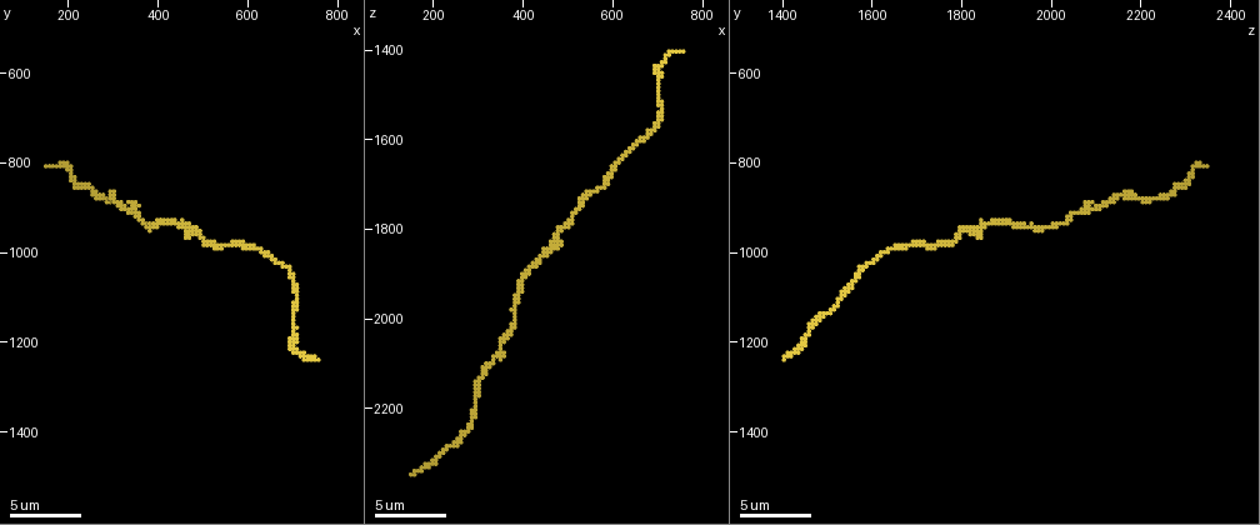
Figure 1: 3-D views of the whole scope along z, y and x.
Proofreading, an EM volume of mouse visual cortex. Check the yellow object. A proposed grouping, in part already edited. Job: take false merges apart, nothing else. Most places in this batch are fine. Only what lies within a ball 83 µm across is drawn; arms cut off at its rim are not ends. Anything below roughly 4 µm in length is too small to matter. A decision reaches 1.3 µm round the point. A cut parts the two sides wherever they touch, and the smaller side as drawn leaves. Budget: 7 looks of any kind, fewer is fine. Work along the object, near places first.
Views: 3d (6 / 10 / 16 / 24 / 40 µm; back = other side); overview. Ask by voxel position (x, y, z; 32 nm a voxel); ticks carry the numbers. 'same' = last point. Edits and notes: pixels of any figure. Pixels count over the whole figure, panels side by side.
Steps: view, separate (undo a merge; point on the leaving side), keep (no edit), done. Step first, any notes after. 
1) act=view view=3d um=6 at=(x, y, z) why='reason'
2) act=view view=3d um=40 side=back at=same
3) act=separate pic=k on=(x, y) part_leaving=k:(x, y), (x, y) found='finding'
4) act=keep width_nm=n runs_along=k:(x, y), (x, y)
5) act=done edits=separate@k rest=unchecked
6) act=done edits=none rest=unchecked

act=view view=3d um=10 at=(705, 1160, 1475) why='calibre changes'

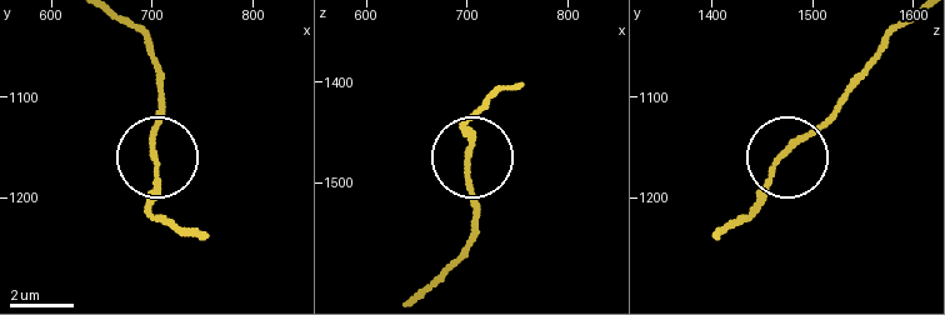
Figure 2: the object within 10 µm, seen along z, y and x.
act=view view=3d um=10 side=back at=(704, 1158, 1470)

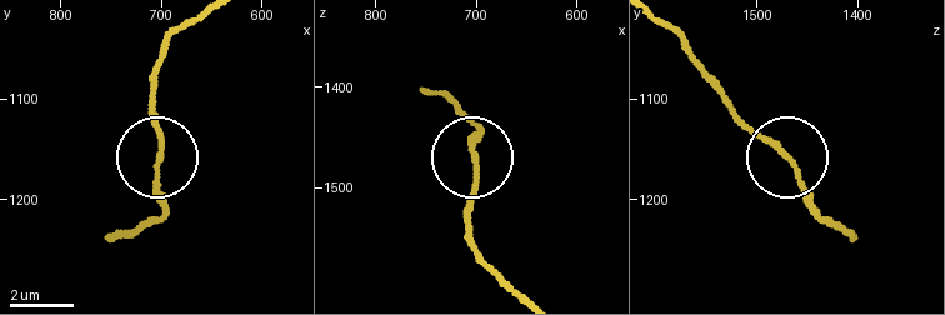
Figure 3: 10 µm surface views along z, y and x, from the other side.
act=keep runs_along=3:(655, 21), (676, 38), (709, 86), (781, 151), (826, 221) found='all the same neuron'

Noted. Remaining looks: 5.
act=view view=3d um=16 at=(490, 950, 1795)

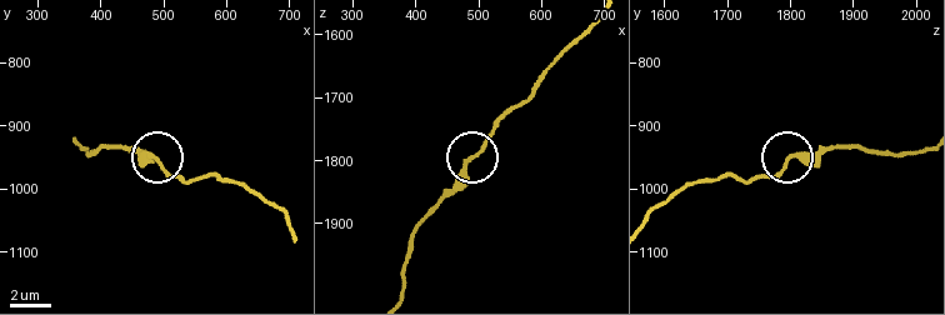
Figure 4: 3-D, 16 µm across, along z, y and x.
act=view view=3d um=16 side=back at=(490, 955, 1795)

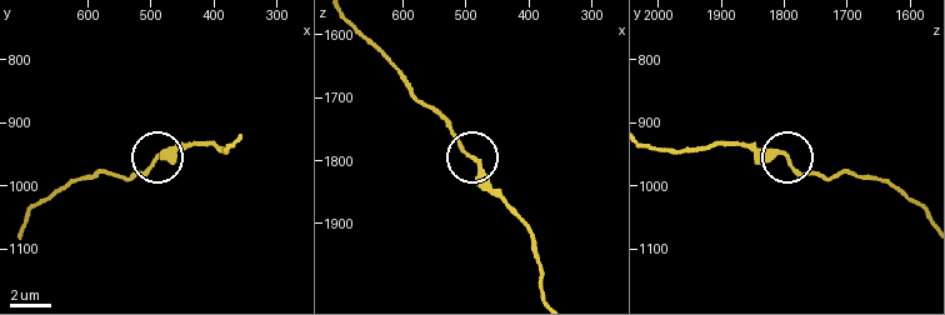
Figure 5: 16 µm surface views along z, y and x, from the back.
act=keep runs_along=5:(490, 181), (441, 119) found='all the same neuron'

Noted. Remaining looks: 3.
act=view view=3d um=10 at=(290, 880, 2200) why='thick turns thin'

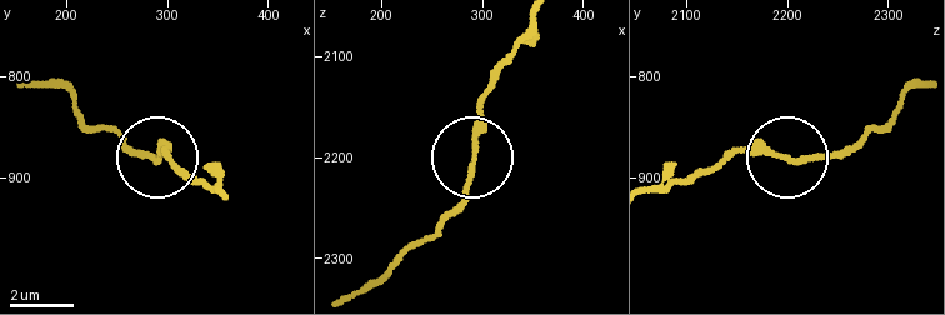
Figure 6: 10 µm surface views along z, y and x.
act=keep runs_along=6:(533, 24), (481, 105), (465, 201), (439, 231) found='one neuron here'

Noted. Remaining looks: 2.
act=done edits=none rest=unchecked

